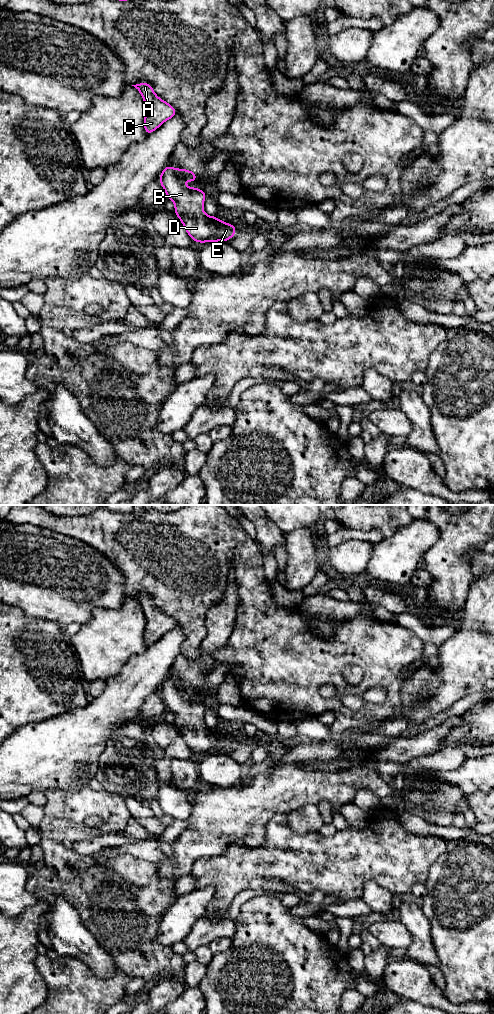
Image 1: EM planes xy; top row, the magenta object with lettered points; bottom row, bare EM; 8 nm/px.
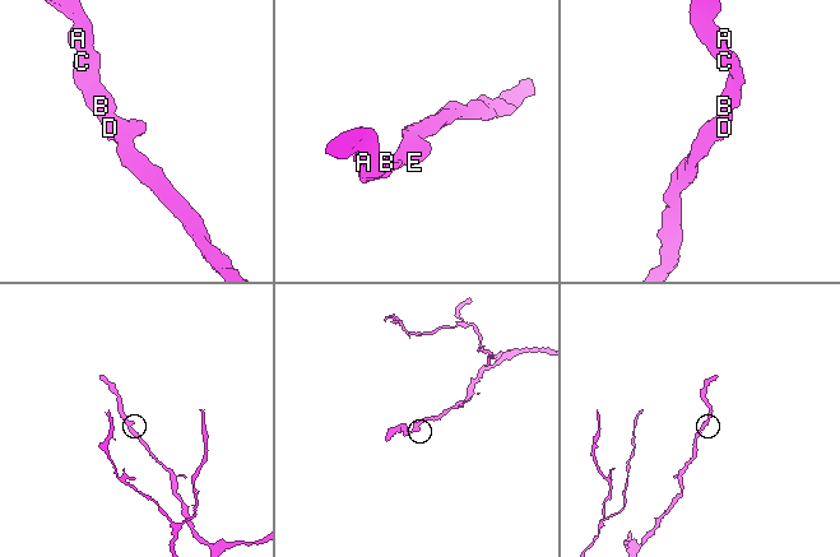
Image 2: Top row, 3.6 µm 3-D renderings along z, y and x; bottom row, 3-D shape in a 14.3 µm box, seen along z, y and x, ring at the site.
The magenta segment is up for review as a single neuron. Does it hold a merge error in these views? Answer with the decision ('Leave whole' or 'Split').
Leave whole

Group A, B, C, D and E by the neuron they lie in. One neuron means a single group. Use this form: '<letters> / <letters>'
A B C D E

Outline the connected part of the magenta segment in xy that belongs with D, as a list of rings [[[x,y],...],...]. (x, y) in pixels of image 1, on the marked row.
[[[168,164],[160,174],[158,181],[163,187],[166,197],[175,203],[174,212],[182,222],[187,234],[194,242],[201,244],[218,241],[228,242],[231,237],[236,235],[237,227],[219,220],[216,216],[208,216],[203,211],[203,203],[207,194],[199,188],[188,188],[183,184],[183,179],[191,182],[198,181],[198,177],[193,171],[182,168],[172,168],[170,164]]]

